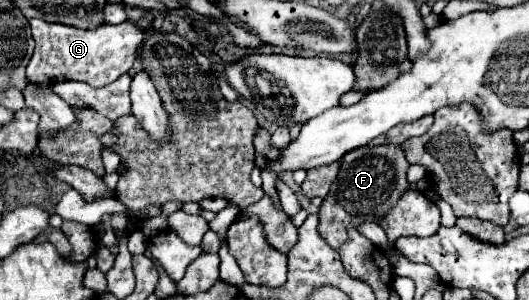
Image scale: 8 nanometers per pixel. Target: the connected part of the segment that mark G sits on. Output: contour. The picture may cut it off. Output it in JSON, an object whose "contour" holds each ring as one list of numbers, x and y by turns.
{"contour":[[31,19,29,23,31,23,33,39,35,39,35,51,33,51,33,57,27,65,27,77,29,77,29,81,41,83,41,85,69,81,69,79,89,83,91,87,109,85,133,67,133,63,137,59,137,53,141,49,141,41,145,41,145,31,131,21,123,21,119,25,103,23,97,29,79,29,79,27,61,25,61,23,47,23,43,19]]}

